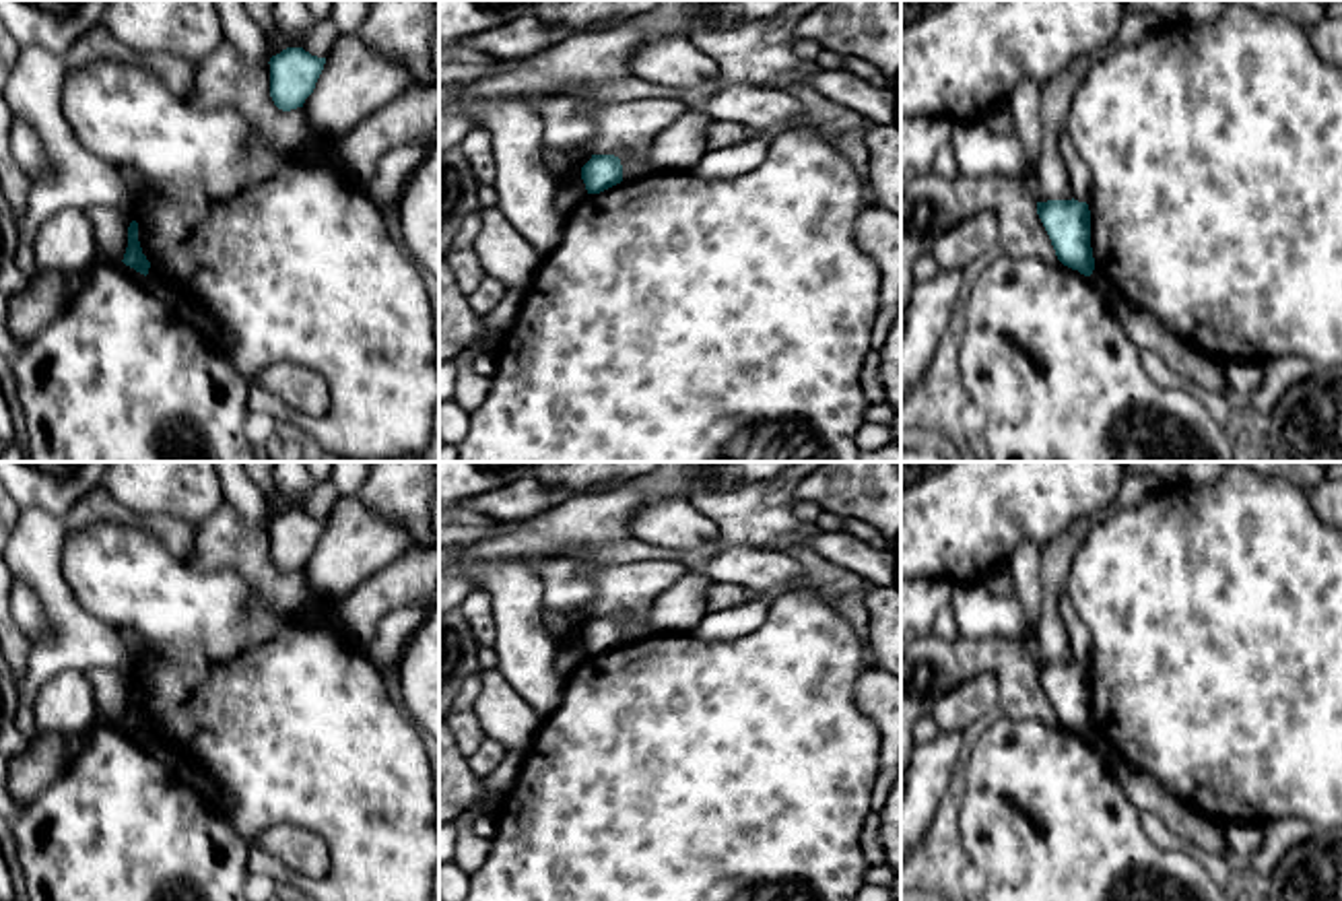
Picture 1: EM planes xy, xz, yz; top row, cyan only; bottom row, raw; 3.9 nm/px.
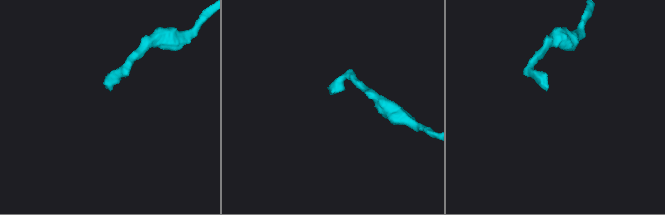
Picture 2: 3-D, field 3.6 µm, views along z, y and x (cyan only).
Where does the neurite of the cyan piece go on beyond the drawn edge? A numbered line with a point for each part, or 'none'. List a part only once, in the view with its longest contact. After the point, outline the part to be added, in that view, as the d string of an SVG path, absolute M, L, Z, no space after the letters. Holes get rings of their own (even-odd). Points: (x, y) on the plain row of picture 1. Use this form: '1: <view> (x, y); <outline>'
none

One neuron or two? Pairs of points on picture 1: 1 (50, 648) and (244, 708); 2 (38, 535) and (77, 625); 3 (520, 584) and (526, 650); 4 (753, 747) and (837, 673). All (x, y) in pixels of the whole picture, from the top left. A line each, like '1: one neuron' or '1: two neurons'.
1: two neurons
2: one neuron
3: one neuron
4: one neuron

